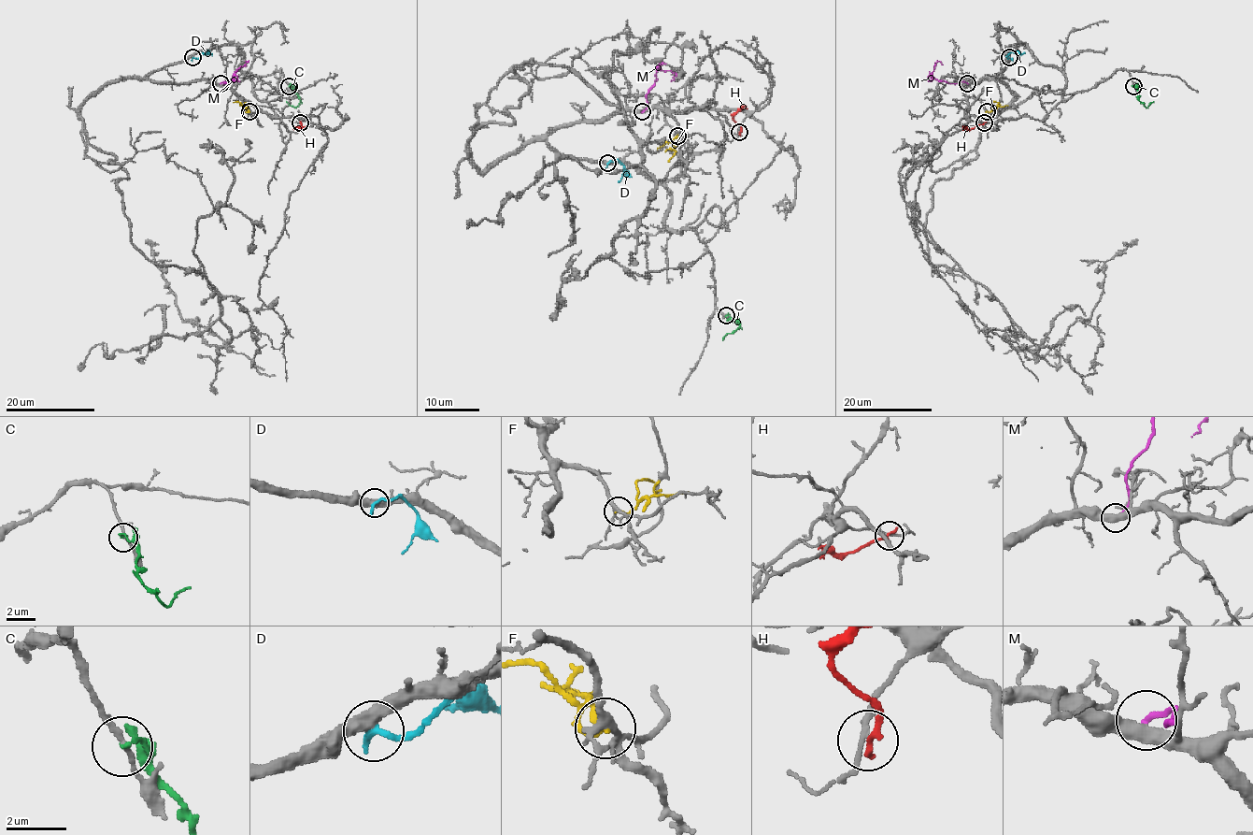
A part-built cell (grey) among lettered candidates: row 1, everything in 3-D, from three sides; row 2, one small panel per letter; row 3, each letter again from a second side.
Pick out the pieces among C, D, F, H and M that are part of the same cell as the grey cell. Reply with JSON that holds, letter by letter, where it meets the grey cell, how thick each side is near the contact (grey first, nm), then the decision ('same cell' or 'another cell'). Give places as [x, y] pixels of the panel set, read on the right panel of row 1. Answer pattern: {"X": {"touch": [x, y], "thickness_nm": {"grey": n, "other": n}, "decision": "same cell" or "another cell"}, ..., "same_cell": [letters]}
{"C": {"touch": [1133, 86], "thickness_nm": {"grey": 130, "other": 130}, "decision": "another cell"}, "D": {"touch": [1009, 57], "thickness_nm": {"grey": 460, "other": 280}, "decision": "another cell"}, "F": {"touch": [987, 111], "thickness_nm": {"grey": 240, "other": 160}, "decision": "another cell"}, "H": {"touch": [984, 122], "thickness_nm": {"grey": 170, "other": 240}, "decision": "another cell"}, "M": {"touch": [967, 83], "thickness_nm": {"grey": 480, "other": 180}, "decision": "another cell"}, "same_cell": []}

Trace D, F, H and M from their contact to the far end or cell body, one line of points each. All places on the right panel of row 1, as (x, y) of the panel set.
D: (1009, 58), (1006, 56), (1011, 52), (1025, 52)
F: (987, 111), (1008, 106)
H: (984, 123), (971, 129), (964, 125)
M: (967, 83), (949, 83), (934, 78), (934, 62), (943, 64)

